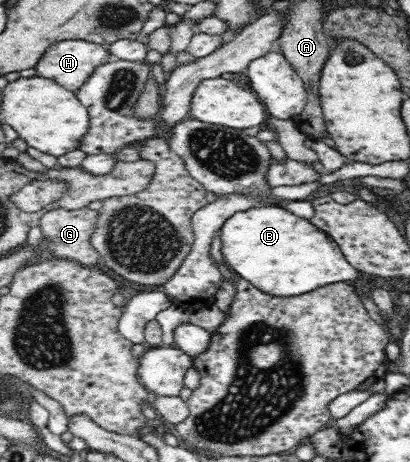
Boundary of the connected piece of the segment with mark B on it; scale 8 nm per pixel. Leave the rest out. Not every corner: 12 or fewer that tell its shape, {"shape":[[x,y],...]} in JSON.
{"shape":[[277,203],[218,234],[271,296],[364,282],[330,236]]}

